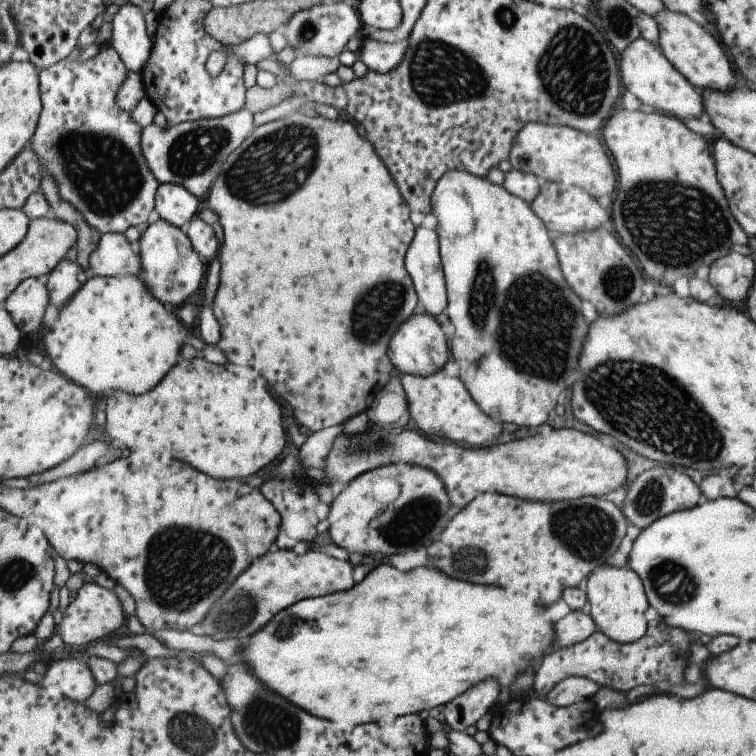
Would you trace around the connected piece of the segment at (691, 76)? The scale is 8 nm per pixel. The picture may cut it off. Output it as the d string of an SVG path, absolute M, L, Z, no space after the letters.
M663 7L652 16L657 24L657 48L678 73L696 90L713 89L728 91L735 86L733 72L727 64L727 58L721 54L719 41L703 30L699 23L684 14Z

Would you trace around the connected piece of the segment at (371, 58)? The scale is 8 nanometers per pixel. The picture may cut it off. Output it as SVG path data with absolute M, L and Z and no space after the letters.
M410 38L405 42L385 43L375 42L367 39L361 43L361 49L358 51L359 60L361 60L370 71L381 74L394 72L397 66L401 66L407 48L409 48Z

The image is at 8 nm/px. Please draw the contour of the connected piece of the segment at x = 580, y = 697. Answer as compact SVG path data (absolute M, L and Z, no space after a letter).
M570 677L562 682L559 682L549 694L546 699L551 702L554 706L572 706L577 702L592 698L599 686L584 677Z

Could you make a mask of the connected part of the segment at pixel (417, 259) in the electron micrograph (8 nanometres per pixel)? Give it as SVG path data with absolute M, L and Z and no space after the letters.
M417 227L416 237L409 248L409 272L421 294L422 309L439 316L449 308L448 286L441 257L441 234L435 230Z

